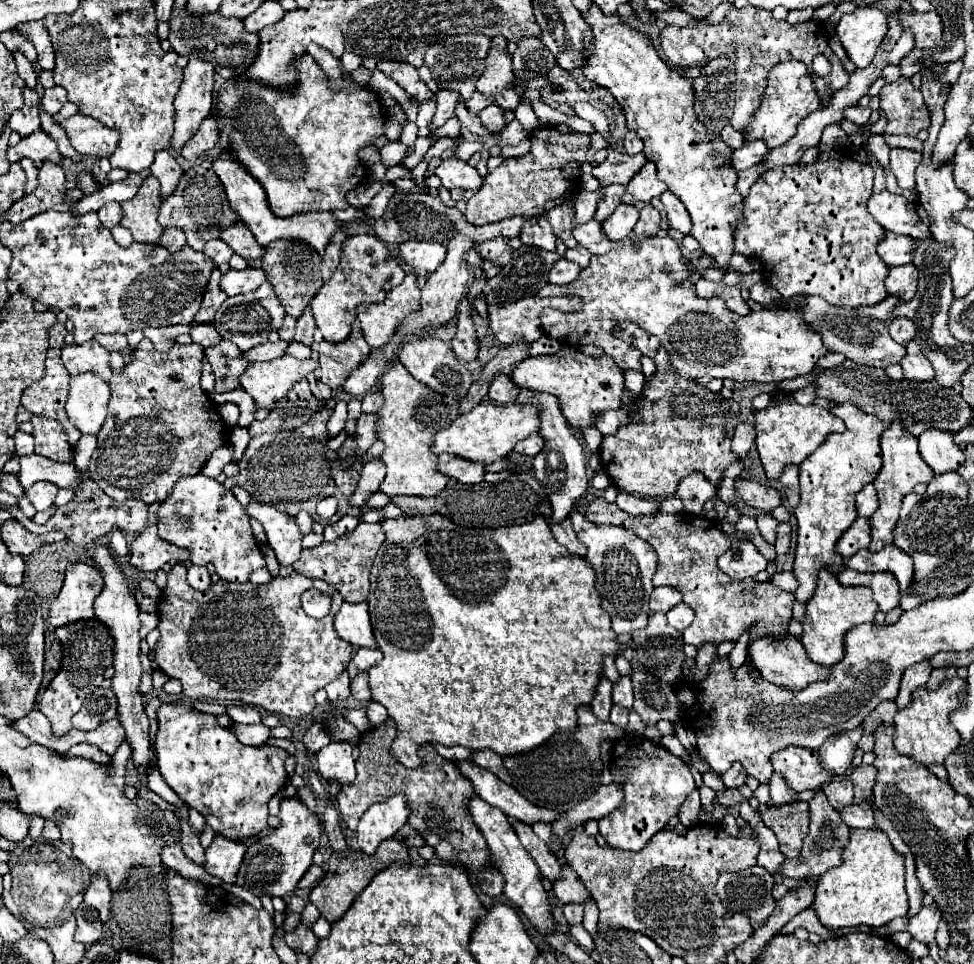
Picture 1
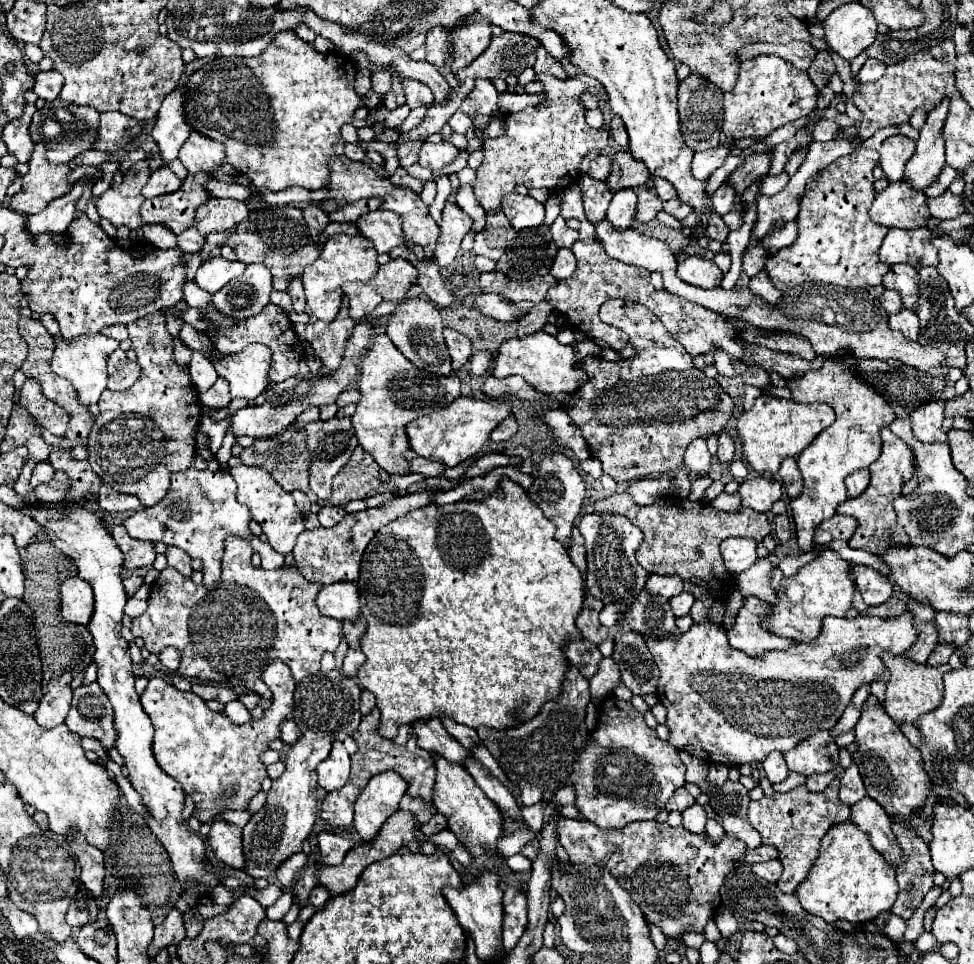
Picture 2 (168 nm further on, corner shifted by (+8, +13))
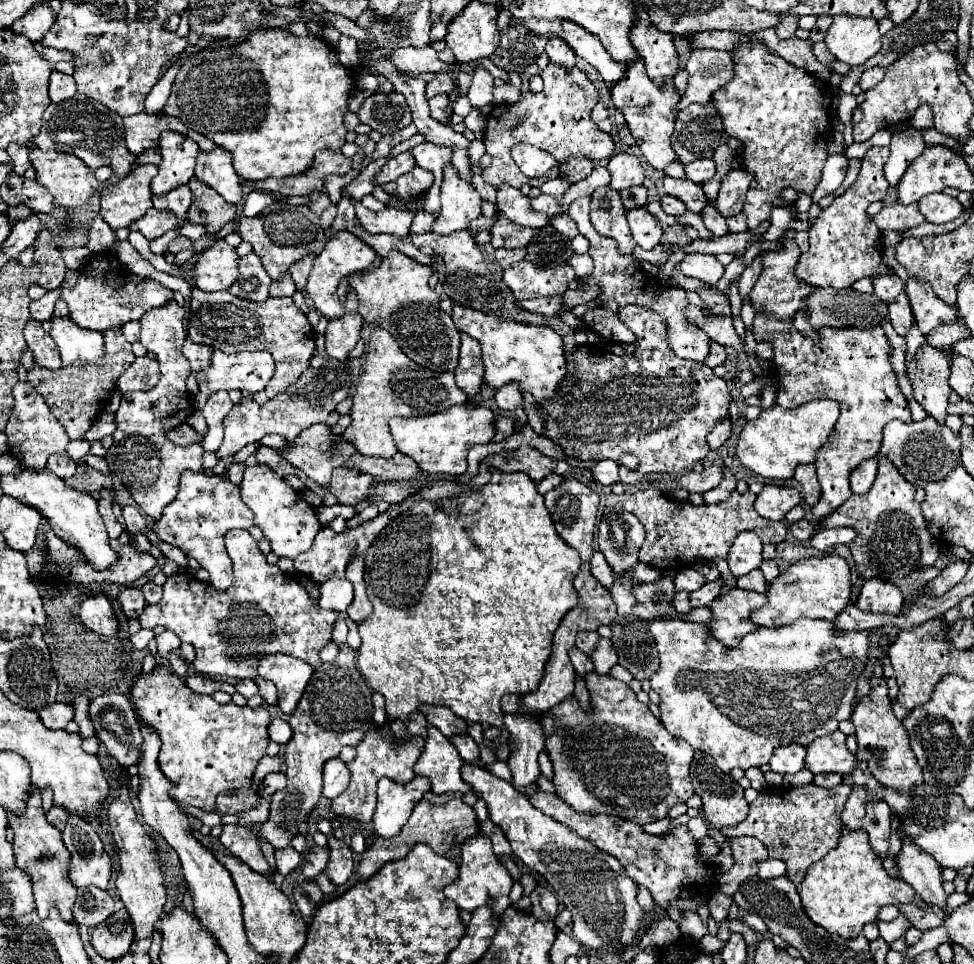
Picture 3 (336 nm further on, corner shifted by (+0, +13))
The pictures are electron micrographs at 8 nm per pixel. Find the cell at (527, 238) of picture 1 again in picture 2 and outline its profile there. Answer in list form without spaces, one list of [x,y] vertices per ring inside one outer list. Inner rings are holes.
[[[518,192],[504,196],[504,214],[514,230],[538,228],[544,224],[544,204]]]

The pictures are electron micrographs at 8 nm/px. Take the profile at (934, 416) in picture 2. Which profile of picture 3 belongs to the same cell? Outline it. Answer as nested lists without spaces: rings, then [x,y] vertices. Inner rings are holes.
[[[924,344],[916,352],[912,364],[906,364],[906,374],[912,382],[916,402],[940,424],[944,424],[948,394],[952,390],[948,384],[950,364],[946,354],[930,344]]]

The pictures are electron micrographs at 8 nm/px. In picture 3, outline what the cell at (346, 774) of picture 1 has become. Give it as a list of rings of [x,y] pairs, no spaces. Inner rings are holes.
[[[332,758],[324,764],[324,788],[322,788],[322,796],[326,798],[336,798],[340,796],[350,784],[350,776],[348,776],[348,768],[340,758]]]

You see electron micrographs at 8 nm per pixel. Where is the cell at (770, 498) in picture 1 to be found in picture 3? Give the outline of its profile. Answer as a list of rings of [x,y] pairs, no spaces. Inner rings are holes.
[[[764,486],[756,498],[756,512],[766,520],[784,520],[784,516],[802,500],[800,490],[788,486]]]

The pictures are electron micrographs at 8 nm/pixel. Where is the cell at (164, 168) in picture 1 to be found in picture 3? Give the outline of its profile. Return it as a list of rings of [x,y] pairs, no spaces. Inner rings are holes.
[[[184,184],[184,188],[176,188],[176,192],[168,192],[168,196],[154,196],[152,202],[154,202],[156,210],[168,210],[176,216],[176,220],[178,220],[176,230],[178,230],[188,222],[186,212],[188,212],[190,202],[192,202],[192,192]]]

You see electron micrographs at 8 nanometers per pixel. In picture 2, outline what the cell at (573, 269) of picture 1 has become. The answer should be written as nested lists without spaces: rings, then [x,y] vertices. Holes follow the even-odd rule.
[[[558,250],[554,262],[552,262],[552,268],[550,268],[550,274],[556,278],[556,280],[562,280],[562,278],[568,278],[572,276],[572,272],[576,270],[576,260],[574,260],[574,254],[570,250]]]

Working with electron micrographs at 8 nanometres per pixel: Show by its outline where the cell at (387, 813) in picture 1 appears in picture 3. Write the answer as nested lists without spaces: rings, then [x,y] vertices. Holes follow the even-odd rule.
[[[416,776],[408,784],[392,784],[392,780],[380,780],[378,804],[372,816],[372,824],[378,836],[392,838],[408,822],[416,802],[430,790],[430,780]]]

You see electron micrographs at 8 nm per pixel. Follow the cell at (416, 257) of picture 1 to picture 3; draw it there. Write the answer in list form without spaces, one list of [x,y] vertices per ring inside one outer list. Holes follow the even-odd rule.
[[[354,202],[356,218],[364,226],[366,232],[370,234],[392,234],[396,238],[406,238],[414,212],[410,210],[400,210],[400,208],[384,208],[380,212],[372,212],[364,208],[360,202]]]

